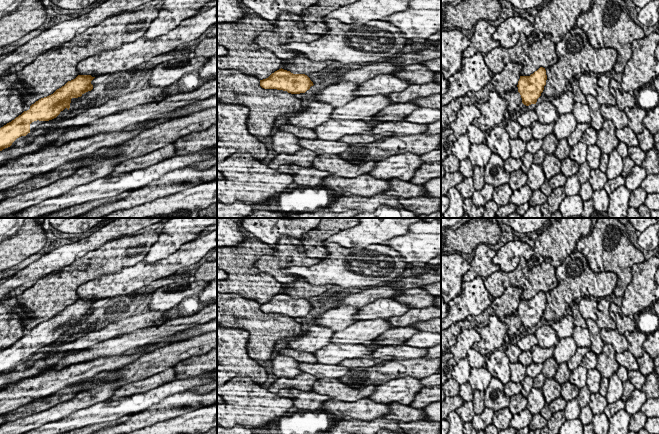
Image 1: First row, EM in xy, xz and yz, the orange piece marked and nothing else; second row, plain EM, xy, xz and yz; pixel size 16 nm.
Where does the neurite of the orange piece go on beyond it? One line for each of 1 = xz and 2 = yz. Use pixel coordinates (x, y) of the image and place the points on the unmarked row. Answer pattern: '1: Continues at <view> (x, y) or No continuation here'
1: No continuation here
2: No continuation here

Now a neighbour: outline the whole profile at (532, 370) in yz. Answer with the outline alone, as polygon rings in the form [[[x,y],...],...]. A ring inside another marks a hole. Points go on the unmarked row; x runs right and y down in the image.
[[[532,362],[526,367],[526,374],[534,379],[538,374],[542,373],[542,370],[543,364],[535,364]]]

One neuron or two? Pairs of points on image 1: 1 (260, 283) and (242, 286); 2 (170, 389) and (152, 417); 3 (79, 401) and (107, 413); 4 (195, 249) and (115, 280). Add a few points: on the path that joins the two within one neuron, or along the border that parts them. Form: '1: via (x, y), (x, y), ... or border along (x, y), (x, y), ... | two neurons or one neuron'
1: via (256, 283), (246, 283) | one neuron
2: border along (186, 390), (169, 395), (143, 409) | two neurons
3: border along (106, 400), (68, 414) | two neurons
4: via (175, 263), (135, 278) | one neuron

